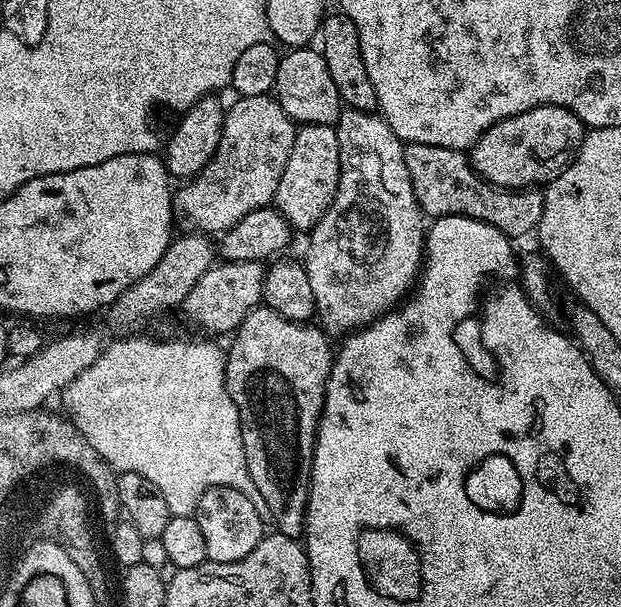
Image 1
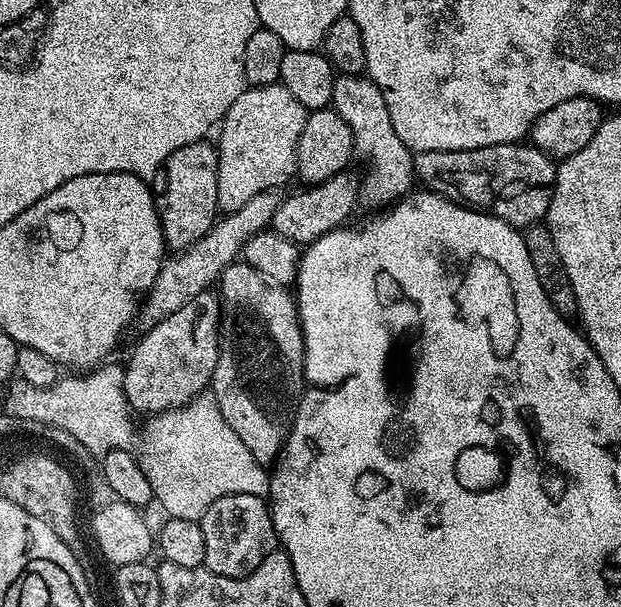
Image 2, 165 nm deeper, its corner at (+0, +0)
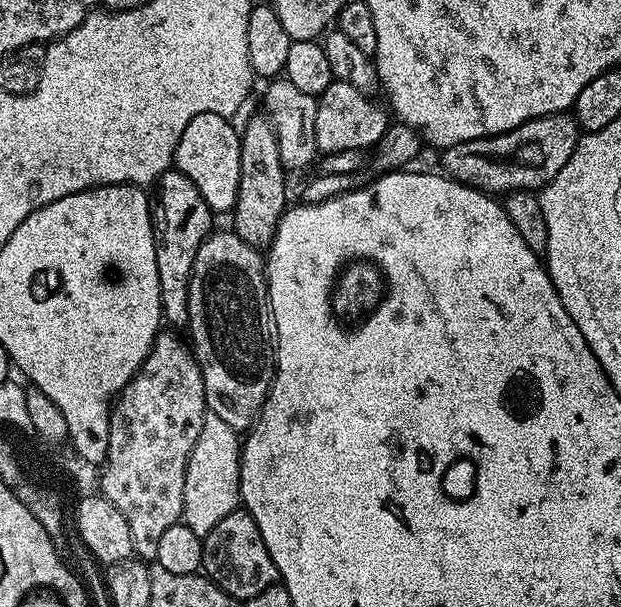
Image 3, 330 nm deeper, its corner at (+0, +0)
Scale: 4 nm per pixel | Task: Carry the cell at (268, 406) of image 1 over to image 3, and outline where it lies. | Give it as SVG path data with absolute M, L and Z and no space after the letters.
M231 230L213 231L204 239L202 246L198 246L190 278L186 331L192 335L190 347L202 374L207 411L218 414L218 418L222 418L222 422L226 422L231 428L251 428L272 388L272 378L276 370L274 325L268 306L265 257L257 249L242 242L242 238L238 238Z

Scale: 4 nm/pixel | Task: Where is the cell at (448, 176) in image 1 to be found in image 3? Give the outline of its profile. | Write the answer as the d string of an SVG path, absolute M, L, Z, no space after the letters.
M555 112L549 116L539 116L528 120L522 126L506 134L478 138L470 142L455 144L439 153L443 175L469 184L489 194L507 194L539 190L550 183L554 174L570 162L582 129L576 123L575 115L568 112Z

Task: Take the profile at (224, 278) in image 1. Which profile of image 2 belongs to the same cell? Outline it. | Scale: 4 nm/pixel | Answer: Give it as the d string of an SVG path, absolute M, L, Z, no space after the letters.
M209 290L190 298L186 306L174 310L170 318L162 318L158 326L139 337L141 340L132 348L128 356L128 364L124 370L124 396L128 400L129 409L133 413L159 414L169 408L180 408L189 404L193 398L201 395L211 385L214 366L218 366L218 350L220 349L220 302L215 291Z

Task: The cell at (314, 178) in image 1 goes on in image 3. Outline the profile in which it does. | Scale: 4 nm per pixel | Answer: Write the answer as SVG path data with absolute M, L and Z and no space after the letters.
M333 79L330 86L316 102L316 117L314 118L314 138L316 151L320 154L341 152L342 150L375 149L376 143L386 134L390 123L389 113L383 103L375 104L369 93L358 90L350 82Z

